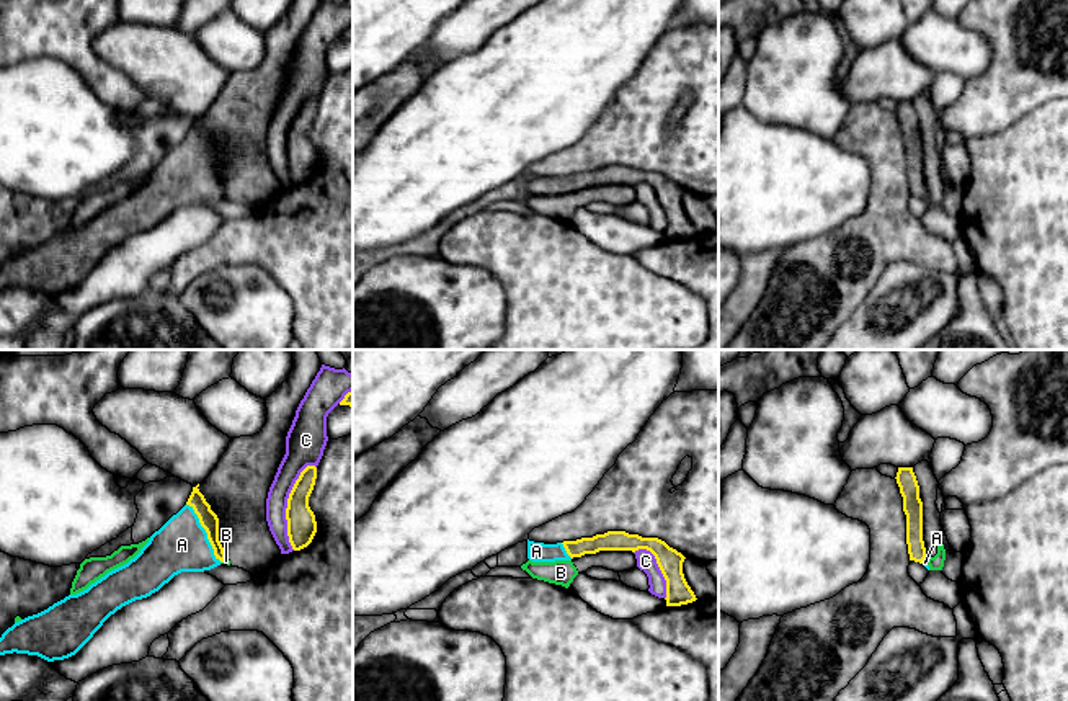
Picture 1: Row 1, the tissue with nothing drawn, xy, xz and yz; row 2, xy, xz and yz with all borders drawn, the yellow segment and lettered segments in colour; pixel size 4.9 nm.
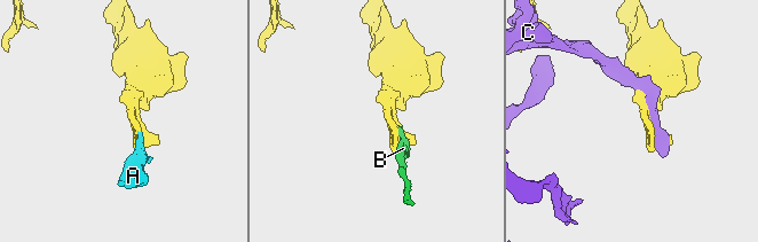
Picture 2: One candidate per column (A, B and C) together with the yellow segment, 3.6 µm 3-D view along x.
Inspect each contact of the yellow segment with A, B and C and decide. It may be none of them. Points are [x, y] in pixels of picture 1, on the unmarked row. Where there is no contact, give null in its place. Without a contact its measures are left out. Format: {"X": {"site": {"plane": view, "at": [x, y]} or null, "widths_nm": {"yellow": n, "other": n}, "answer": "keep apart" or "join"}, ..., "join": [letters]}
{"A": {"site": {"plane": "xy", "at": [206, 165]}, "widths_nm": {"yellow": 90, "other": 260}, "answer": "join"}, "B": {"site": {"plane": "xy", "at": [222, 195]}, "widths_nm": {"yellow": 90, "other": 30}, "answer": "keep apart"}, "C": {"site": {"plane": "xy", "at": [288, 139]}, "widths_nm": {"yellow": 140, "other": 130}, "answer": "keep apart"}, "join": ["A"]}

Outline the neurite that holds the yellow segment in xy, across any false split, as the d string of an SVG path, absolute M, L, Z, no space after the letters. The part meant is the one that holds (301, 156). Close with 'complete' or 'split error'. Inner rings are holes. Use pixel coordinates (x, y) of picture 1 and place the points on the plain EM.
M307 100L300 106L287 132L287 170L294 185L307 181L317 167L315 149L309 141L309 131L314 124L315 113L317 101Z | complete

